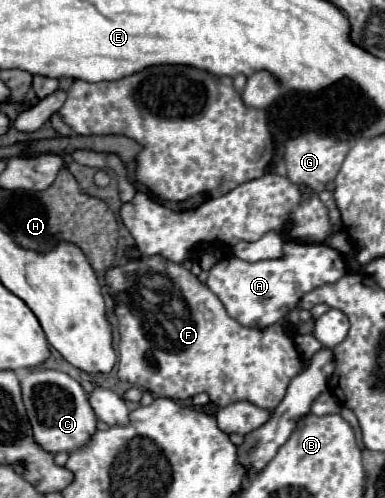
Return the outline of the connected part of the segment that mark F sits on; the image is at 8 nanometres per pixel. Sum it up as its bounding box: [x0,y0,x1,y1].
[105,255,303,409]

